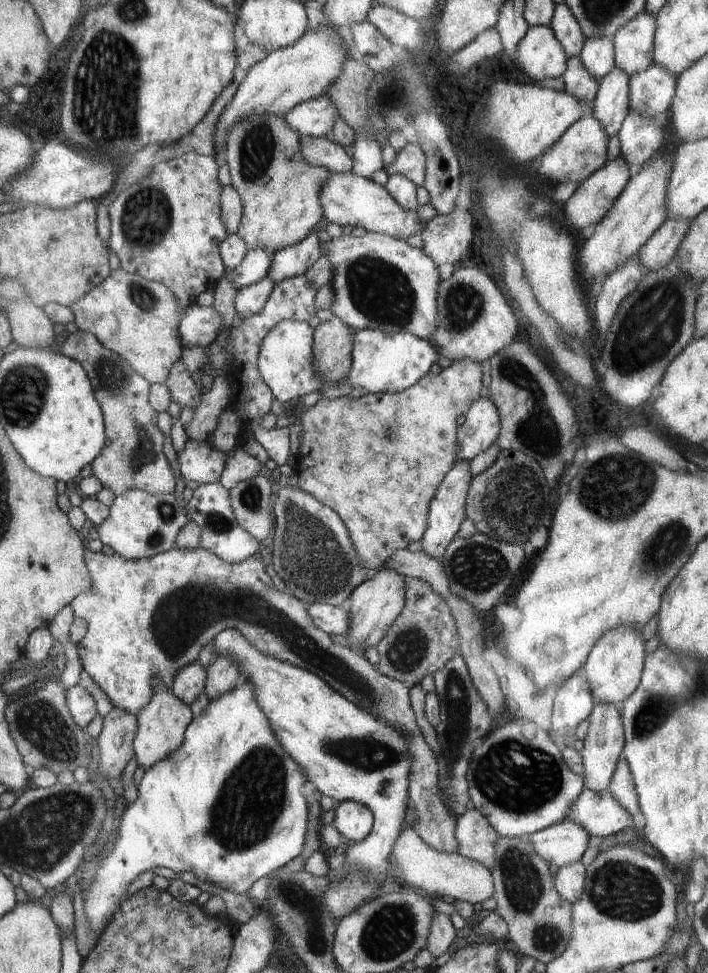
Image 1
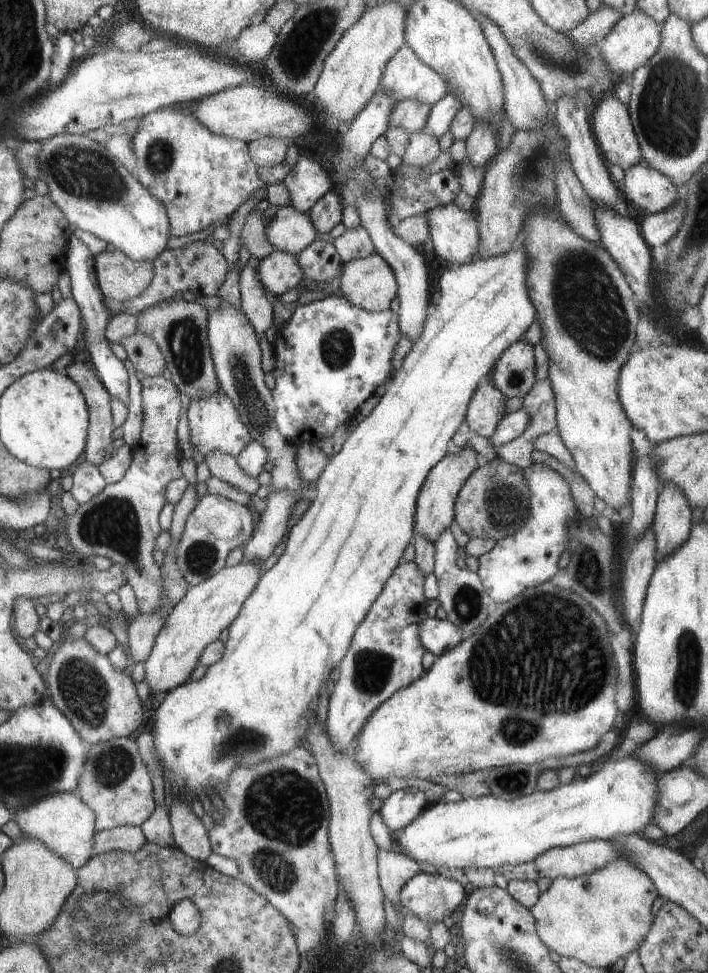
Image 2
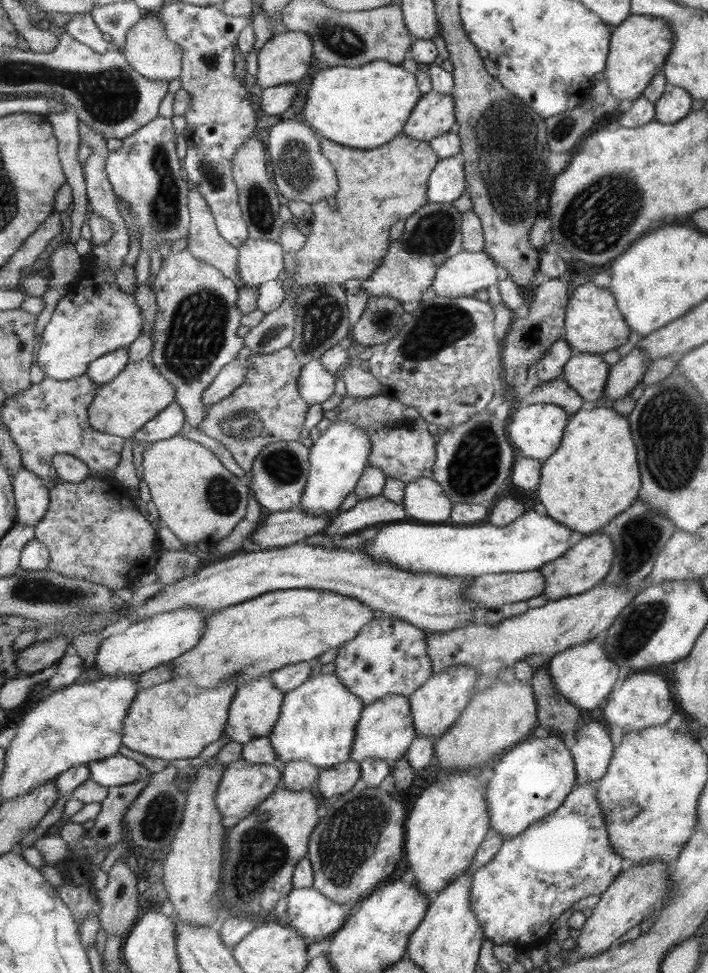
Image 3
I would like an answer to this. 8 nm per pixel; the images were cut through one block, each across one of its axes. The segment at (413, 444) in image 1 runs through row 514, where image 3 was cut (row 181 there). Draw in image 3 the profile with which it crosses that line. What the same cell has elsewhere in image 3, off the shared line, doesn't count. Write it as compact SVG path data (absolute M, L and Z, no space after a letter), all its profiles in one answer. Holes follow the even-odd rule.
M318 134L318 143L322 156L326 156L334 168L336 180L338 180L338 192L335 200L336 210L332 210L326 201L312 203L312 231L306 236L306 245L295 252L296 268L292 273L286 273L284 280L288 282L288 293L283 303L274 312L264 315L258 326L251 328L243 337L246 348L252 353L270 354L277 350L286 348L292 342L294 336L295 300L297 294L302 292L302 288L308 288L310 284L338 284L344 286L347 280L356 279L364 282L368 280L377 266L382 262L382 258L389 249L391 238L389 235L391 226L398 220L406 220L414 212L428 203L427 191L428 180L433 168L437 164L439 157L434 154L428 141L418 141L410 139L404 134L396 135L393 140L386 142L383 146L374 149L350 149L346 146L338 146L334 142Z

